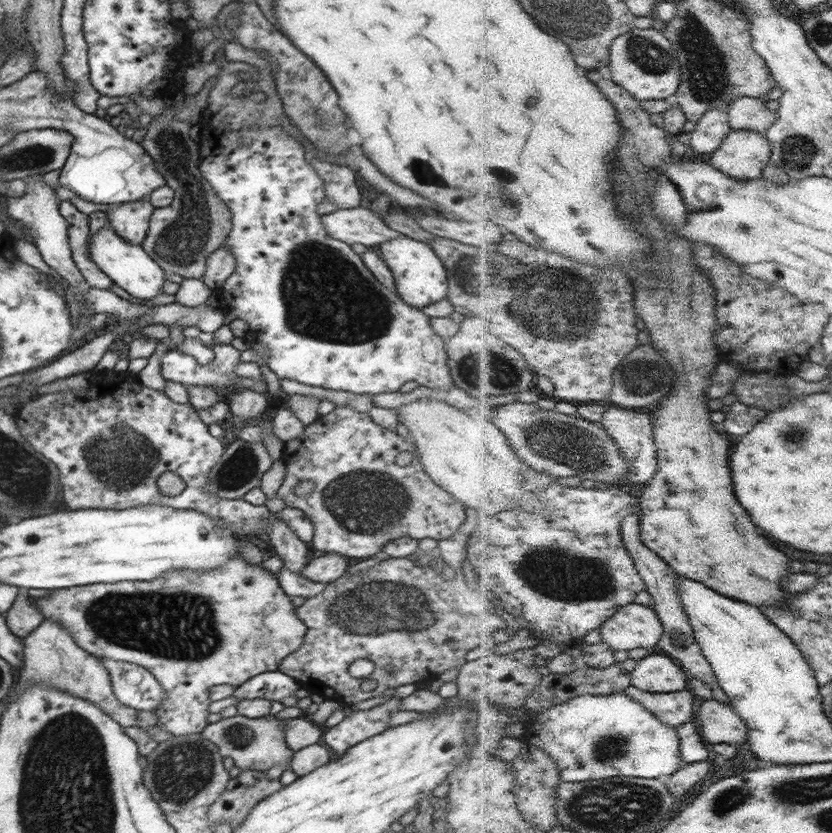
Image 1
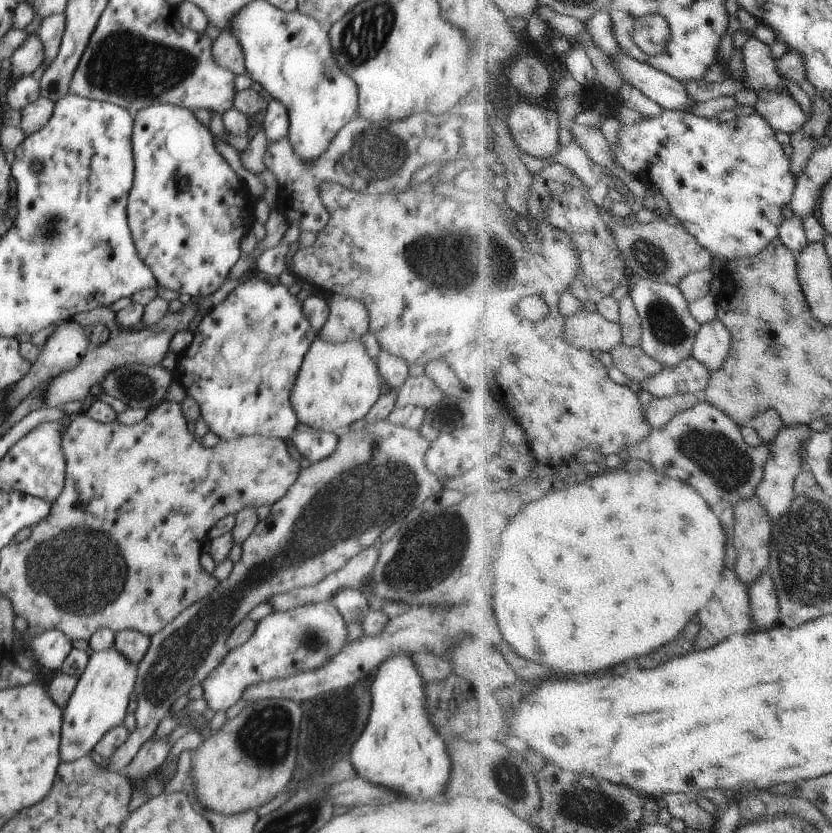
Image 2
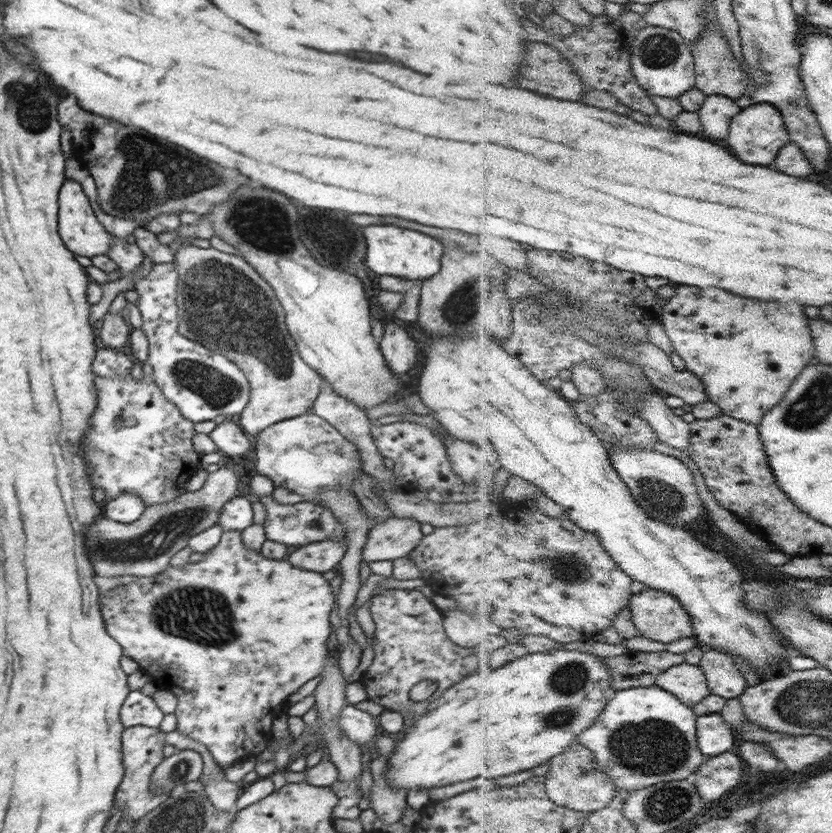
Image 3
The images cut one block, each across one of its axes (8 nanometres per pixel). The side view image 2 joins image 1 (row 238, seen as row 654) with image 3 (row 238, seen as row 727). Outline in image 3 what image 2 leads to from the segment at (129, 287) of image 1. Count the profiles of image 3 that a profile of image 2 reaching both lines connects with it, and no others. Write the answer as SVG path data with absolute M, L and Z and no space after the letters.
M65 178L58 194L58 206L57 229L70 252L78 254L78 256L88 256L88 258L108 254L110 246L114 244L114 237L112 237L112 233L104 230L102 223L98 221L90 205L90 200L86 197L82 185L78 181Z

